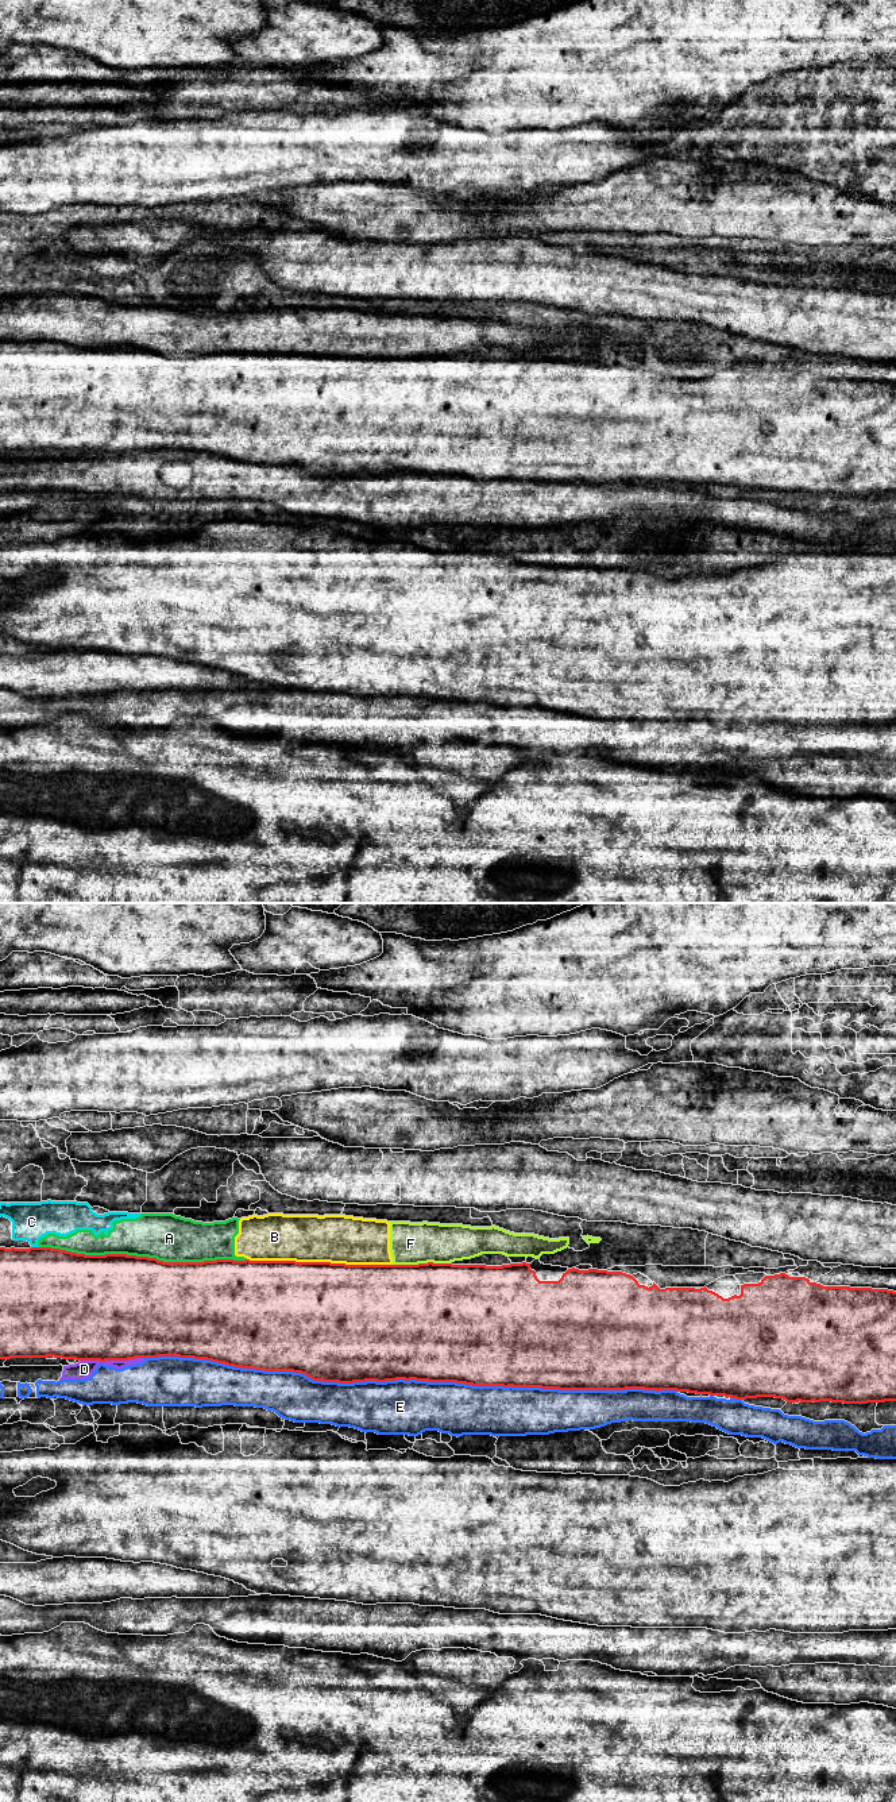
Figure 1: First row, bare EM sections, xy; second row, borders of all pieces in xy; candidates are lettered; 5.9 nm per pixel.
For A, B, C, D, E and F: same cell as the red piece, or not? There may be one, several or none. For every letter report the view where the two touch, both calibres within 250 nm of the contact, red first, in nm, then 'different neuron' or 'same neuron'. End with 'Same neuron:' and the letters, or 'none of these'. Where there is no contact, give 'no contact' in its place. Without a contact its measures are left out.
A: xy | 500/280 nm | different neuron
B: xy | 500/280 nm | different neuron
C: xy | 500/220 nm | different neuron
D: xy | 500/110 nm | different neuron
E: xy | 500/320 nm | different neuron
F: xy | 500/260 nm | different neuron
Same neuron: none of these

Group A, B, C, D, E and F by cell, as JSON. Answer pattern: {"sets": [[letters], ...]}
{"sets": [["A", "B", "C", "F"], ["D", "E"]]}

